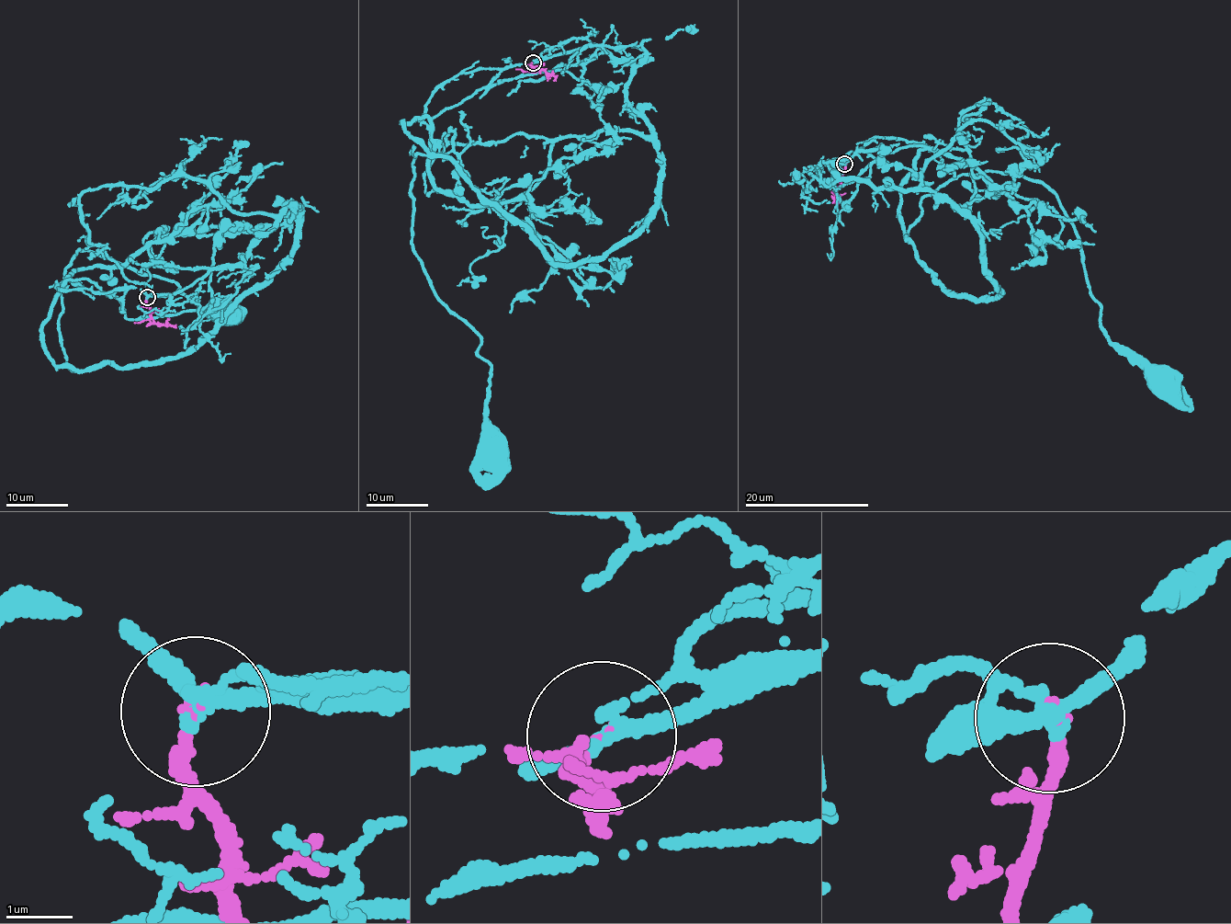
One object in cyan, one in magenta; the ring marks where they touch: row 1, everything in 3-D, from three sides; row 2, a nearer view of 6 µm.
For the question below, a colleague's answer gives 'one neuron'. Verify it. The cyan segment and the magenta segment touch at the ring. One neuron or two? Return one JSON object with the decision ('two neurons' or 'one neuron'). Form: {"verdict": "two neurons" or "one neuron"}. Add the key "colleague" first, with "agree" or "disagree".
{"colleague": "agree", "verdict": "one neuron"}

